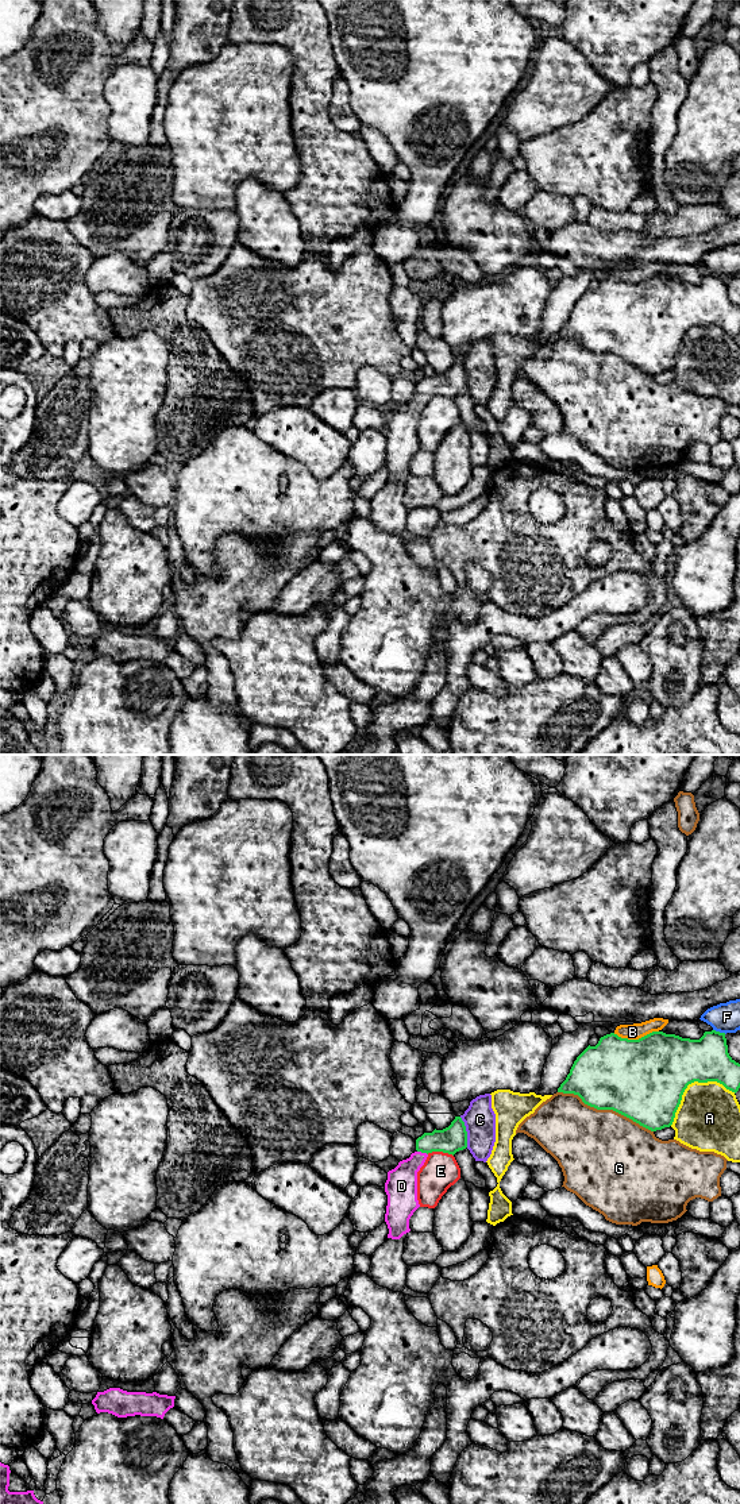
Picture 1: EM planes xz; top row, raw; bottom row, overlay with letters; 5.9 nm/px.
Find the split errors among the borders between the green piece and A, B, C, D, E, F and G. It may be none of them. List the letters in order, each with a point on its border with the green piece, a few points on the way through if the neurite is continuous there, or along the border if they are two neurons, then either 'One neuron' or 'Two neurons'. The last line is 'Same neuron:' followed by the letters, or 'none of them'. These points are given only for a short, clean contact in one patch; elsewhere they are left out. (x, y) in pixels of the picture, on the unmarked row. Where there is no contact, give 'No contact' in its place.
A: Touches green at xz (692, 326). Two neurons
B: Touches green at xz (635, 284). Boundary: xz (658, 274), (638, 282), (621, 282), (613, 277). Two neurons
C: Touches green at xz (466, 376). Two neurons
D: Touches green at xz (423, 396). Path across: xz (453, 382), (434, 385), (423, 396), (407, 413), (401, 430). One neuron
E: Touches green at xz (440, 394). Two neurons
F: Touches green at xz (719, 276). Two neurons
G: Touches green at xz (605, 353). Two neurons
Same neuron: D

